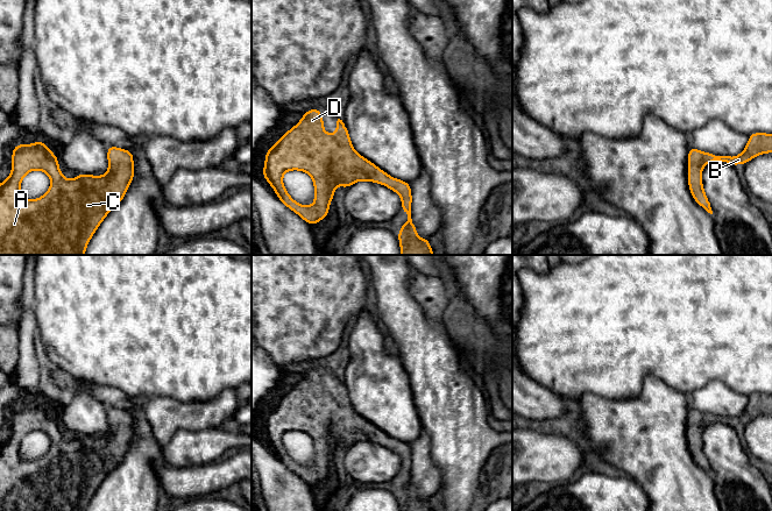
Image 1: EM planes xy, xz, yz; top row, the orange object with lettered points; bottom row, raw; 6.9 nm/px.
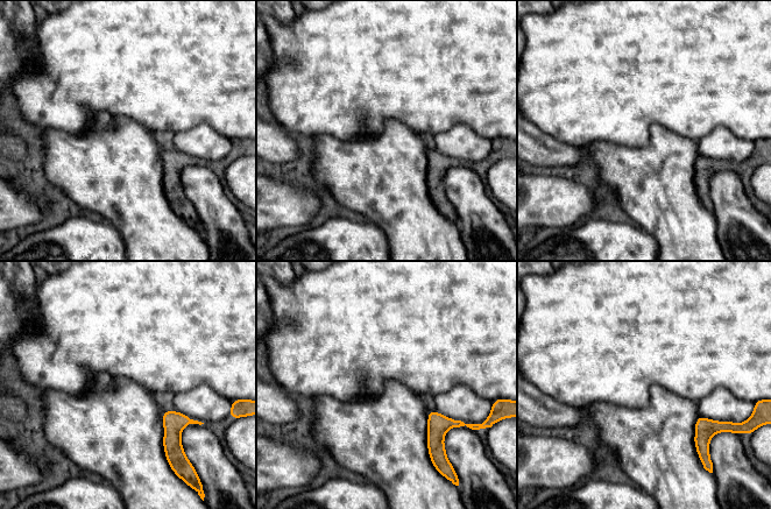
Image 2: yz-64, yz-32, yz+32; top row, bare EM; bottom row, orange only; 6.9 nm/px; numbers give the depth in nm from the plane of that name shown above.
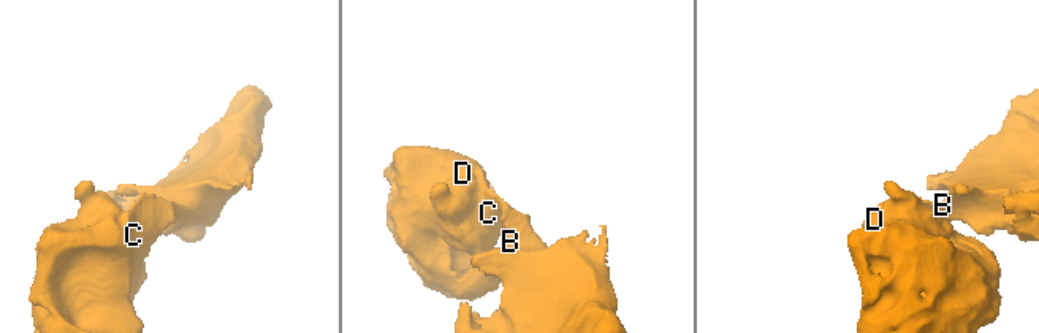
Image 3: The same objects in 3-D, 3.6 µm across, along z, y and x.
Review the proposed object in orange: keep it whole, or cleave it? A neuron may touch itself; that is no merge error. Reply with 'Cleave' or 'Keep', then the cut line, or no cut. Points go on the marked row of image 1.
Keep. No split

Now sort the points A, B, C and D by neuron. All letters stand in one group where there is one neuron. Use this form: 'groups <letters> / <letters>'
groups A B C D

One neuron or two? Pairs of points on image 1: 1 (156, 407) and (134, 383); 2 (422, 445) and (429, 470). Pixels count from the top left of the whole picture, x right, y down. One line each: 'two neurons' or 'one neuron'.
1: two neurons
2: one neuron

